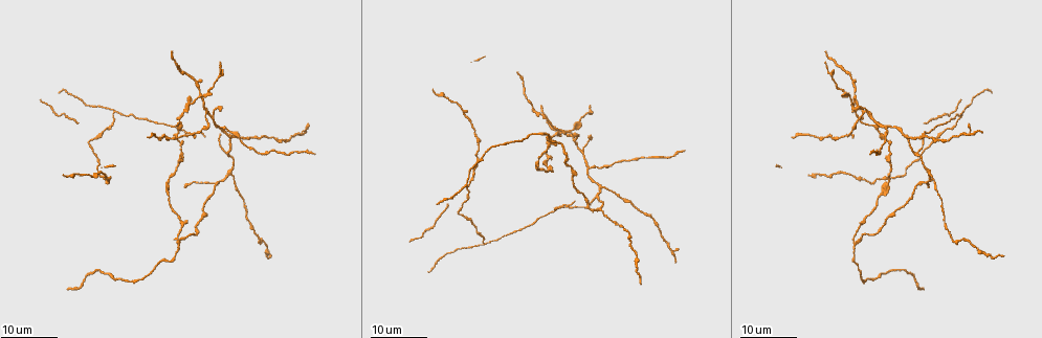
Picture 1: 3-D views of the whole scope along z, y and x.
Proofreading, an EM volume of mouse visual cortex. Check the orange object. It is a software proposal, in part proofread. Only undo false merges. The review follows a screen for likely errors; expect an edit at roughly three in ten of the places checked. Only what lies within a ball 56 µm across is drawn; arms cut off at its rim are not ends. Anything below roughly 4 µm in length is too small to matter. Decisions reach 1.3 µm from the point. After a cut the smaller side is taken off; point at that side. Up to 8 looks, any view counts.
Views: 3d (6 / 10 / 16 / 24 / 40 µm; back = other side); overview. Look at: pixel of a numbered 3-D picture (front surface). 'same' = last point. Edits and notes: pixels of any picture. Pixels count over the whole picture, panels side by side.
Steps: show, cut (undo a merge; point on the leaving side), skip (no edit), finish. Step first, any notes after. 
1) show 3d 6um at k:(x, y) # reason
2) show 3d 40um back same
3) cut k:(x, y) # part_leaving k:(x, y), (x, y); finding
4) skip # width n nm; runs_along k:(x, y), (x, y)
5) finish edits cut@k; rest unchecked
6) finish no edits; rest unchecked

show 3d 24um at 1:(176, 242) # three-way junction

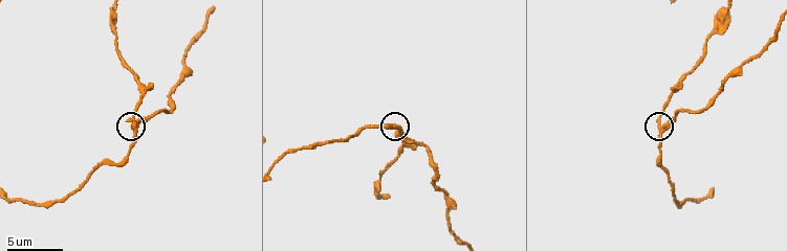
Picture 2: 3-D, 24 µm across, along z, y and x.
show 3d 10um at 2:(134, 131)

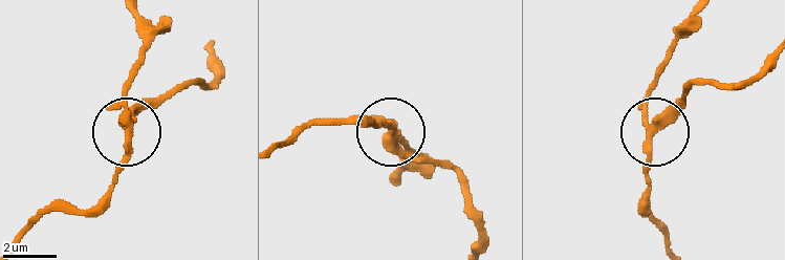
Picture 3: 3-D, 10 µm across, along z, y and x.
show 3d 6um at 3:(652, 127)

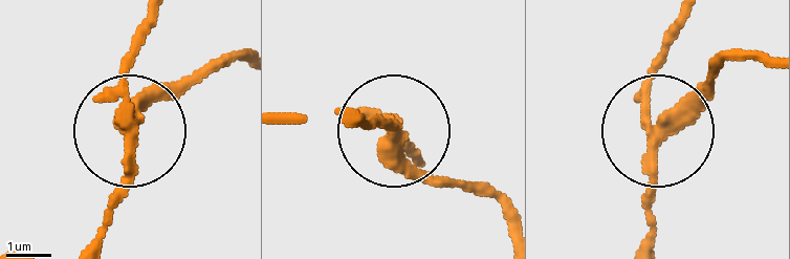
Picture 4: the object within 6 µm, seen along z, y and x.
cut 4:(115, 200) # width 300 nm; part_leaving 4:(130, 132), (130, 45), (140, 23); a second neuron is stuck on

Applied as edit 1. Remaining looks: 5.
show 3d 16um at 1:(906, 137) # a fork

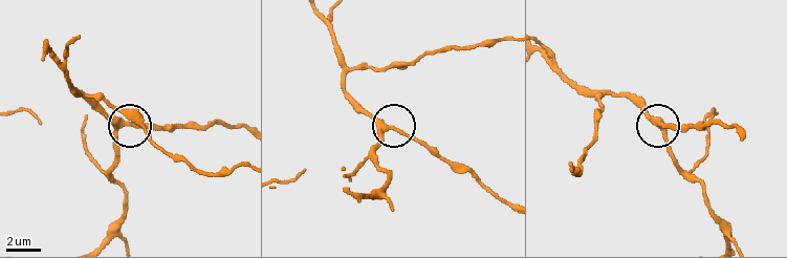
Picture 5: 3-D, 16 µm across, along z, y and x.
show 3d 6um at 5:(388, 127)

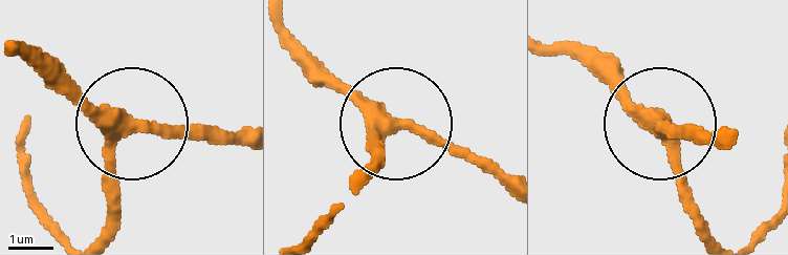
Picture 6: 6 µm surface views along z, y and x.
skip # arms 3; all the same neuron

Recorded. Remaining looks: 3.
show 3d 16um at 1:(587, 169) # two arms in line, one across

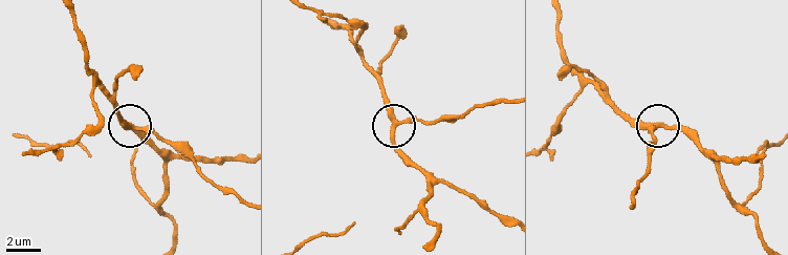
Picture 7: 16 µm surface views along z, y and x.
show 3d 10um at 7:(395, 121)

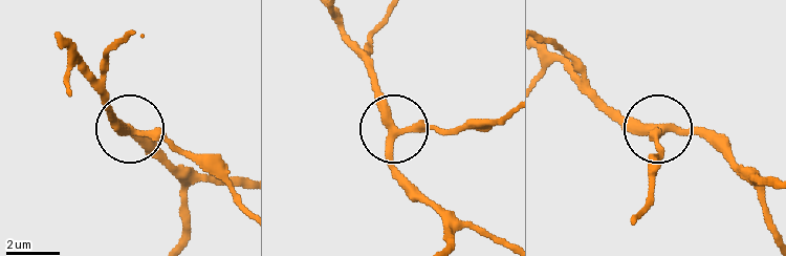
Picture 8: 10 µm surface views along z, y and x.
show 3d 6um at 8:(129, 131)

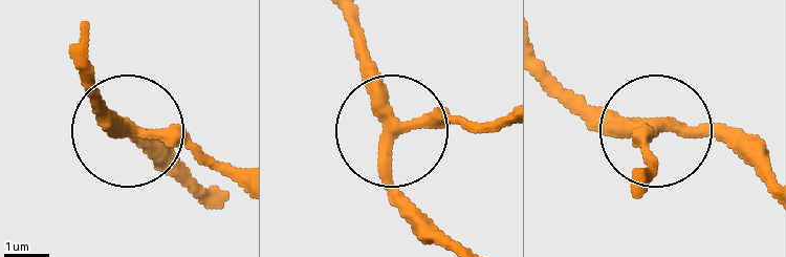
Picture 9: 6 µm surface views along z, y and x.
skip # arms 3; runs_along 9:(433, 235), (392, 178), (392, 137), (433, 122), (501, 122); one neuron here

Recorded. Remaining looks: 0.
finish edits cut@4; rest unchecked

